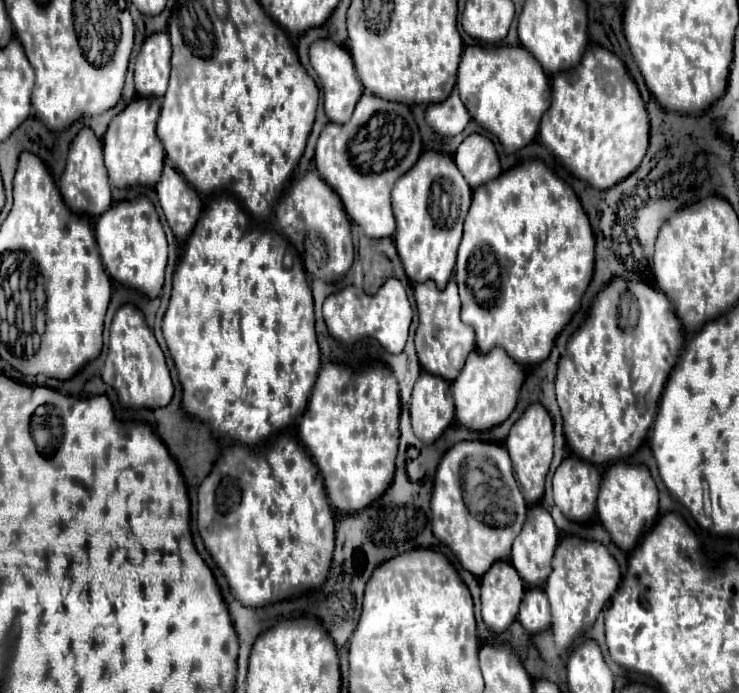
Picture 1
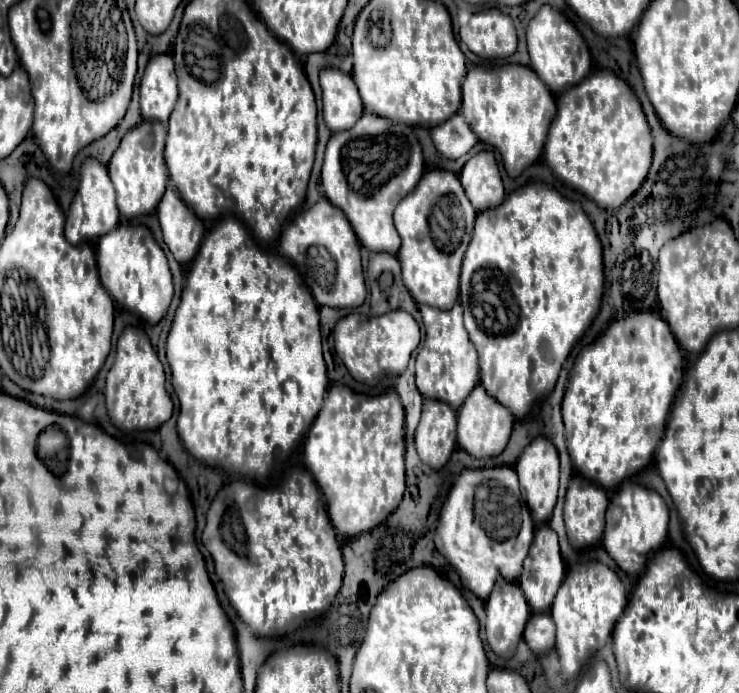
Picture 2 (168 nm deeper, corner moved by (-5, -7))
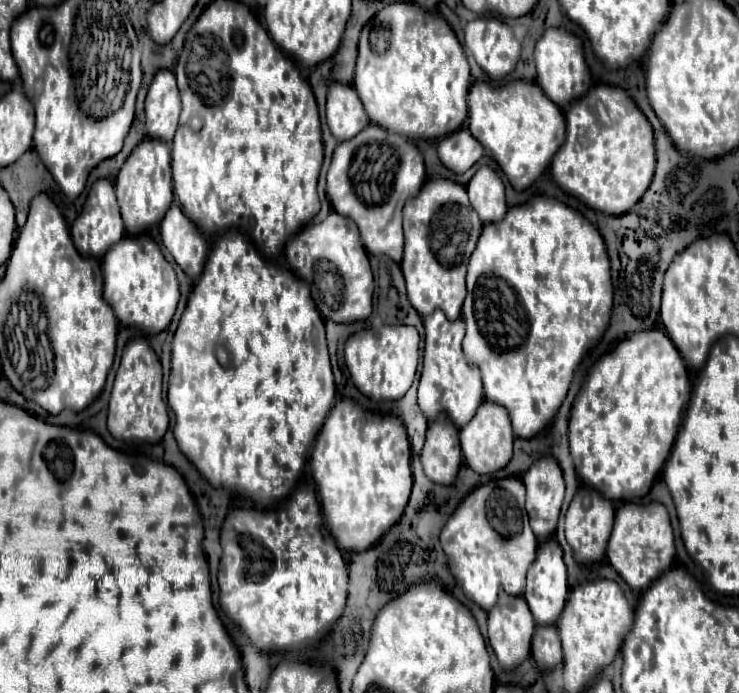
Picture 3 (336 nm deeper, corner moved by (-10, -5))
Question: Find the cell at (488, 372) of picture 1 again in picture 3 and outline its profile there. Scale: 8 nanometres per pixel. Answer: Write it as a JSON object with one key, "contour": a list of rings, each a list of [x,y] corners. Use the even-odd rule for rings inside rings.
{"contour":[[[482,402],[474,414],[474,418],[460,428],[460,444],[462,444],[462,454],[466,464],[478,472],[478,474],[492,474],[508,464],[512,458],[512,442],[514,442],[514,432],[510,426],[510,416],[502,406],[494,402]]]}

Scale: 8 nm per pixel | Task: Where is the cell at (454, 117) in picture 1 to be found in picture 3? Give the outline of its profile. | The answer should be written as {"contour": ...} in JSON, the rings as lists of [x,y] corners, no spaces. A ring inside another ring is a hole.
{"contour":[[[460,128],[454,134],[438,140],[438,156],[452,172],[466,172],[484,154],[482,144],[470,134],[468,128]]]}

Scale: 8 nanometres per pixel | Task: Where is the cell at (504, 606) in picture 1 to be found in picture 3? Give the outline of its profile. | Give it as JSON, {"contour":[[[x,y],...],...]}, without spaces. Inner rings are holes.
{"contour":[[[502,590],[496,606],[488,612],[488,640],[502,668],[512,670],[528,658],[534,626],[536,622],[534,622],[534,616],[530,614],[530,608],[526,606],[526,600],[522,596],[510,596]]]}

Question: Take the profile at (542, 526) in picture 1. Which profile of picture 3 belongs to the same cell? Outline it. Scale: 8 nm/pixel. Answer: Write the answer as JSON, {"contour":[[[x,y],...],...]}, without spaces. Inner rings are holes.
{"contour":[[[546,538],[546,542],[540,542],[536,560],[530,564],[528,570],[528,586],[526,586],[526,602],[530,606],[530,612],[534,614],[536,624],[546,626],[546,624],[556,624],[558,616],[564,608],[568,596],[568,580],[566,580],[566,564],[562,556],[562,548],[554,538]]]}

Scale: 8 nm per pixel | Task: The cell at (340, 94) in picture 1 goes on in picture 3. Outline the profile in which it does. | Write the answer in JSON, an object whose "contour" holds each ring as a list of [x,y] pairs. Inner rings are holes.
{"contour":[[[330,84],[326,122],[336,140],[350,140],[368,126],[370,120],[366,118],[366,110],[362,110],[362,100],[358,94],[354,94],[354,88],[350,84]]]}

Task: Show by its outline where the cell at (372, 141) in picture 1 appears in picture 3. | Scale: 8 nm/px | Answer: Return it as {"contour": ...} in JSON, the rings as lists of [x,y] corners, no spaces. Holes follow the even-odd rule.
{"contour":[[[368,124],[362,134],[336,146],[327,172],[326,192],[334,212],[356,222],[370,254],[386,254],[394,262],[400,262],[404,248],[402,206],[408,198],[418,194],[424,180],[426,168],[420,150],[408,138]]]}

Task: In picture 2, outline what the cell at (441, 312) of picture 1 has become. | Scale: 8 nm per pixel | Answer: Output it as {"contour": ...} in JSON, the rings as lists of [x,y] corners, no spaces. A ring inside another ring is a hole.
{"contour":[[[455,304],[451,310],[433,310],[431,306],[419,306],[419,310],[425,326],[425,346],[417,354],[417,388],[421,396],[447,402],[453,410],[459,410],[479,384],[477,350],[465,332],[461,304]]]}

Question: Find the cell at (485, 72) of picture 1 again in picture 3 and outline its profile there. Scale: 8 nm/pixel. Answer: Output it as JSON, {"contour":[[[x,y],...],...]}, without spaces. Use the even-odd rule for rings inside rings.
{"contour":[[[516,80],[502,88],[476,82],[468,94],[468,130],[496,158],[510,184],[516,190],[524,190],[546,170],[562,146],[566,122],[562,110],[538,90],[536,82]]]}

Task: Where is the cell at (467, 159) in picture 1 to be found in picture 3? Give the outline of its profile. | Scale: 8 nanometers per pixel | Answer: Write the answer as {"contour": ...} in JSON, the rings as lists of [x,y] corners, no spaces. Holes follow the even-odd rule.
{"contour":[[[480,166],[472,176],[472,180],[468,182],[466,190],[472,208],[478,212],[484,224],[498,222],[504,218],[508,210],[504,184],[502,178],[490,166]]]}

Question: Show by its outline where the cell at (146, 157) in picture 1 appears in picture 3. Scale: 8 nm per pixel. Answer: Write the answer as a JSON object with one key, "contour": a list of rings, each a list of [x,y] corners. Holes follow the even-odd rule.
{"contour":[[[144,138],[122,164],[116,182],[118,182],[118,204],[126,232],[140,234],[148,226],[158,224],[174,200],[170,144],[160,138]]]}

